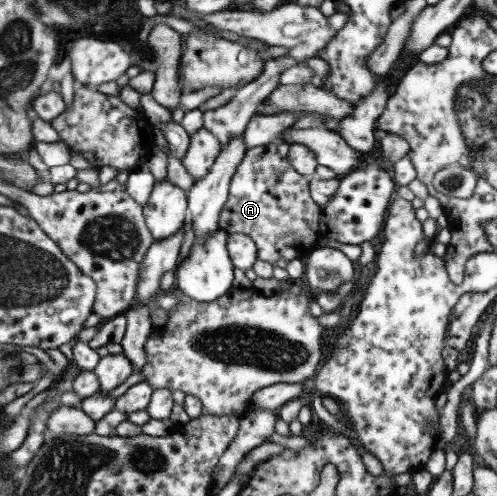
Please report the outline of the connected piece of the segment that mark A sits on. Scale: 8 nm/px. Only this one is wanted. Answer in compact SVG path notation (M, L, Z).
M276 139L268 144L247 149L242 162L236 167L229 186L228 201L219 216L220 229L225 229L227 233L250 236L257 246L257 258L272 264L280 258L304 258L318 246L321 238L321 210L312 200L310 178L296 172L287 159L278 155L276 147L279 143L280 140Z

